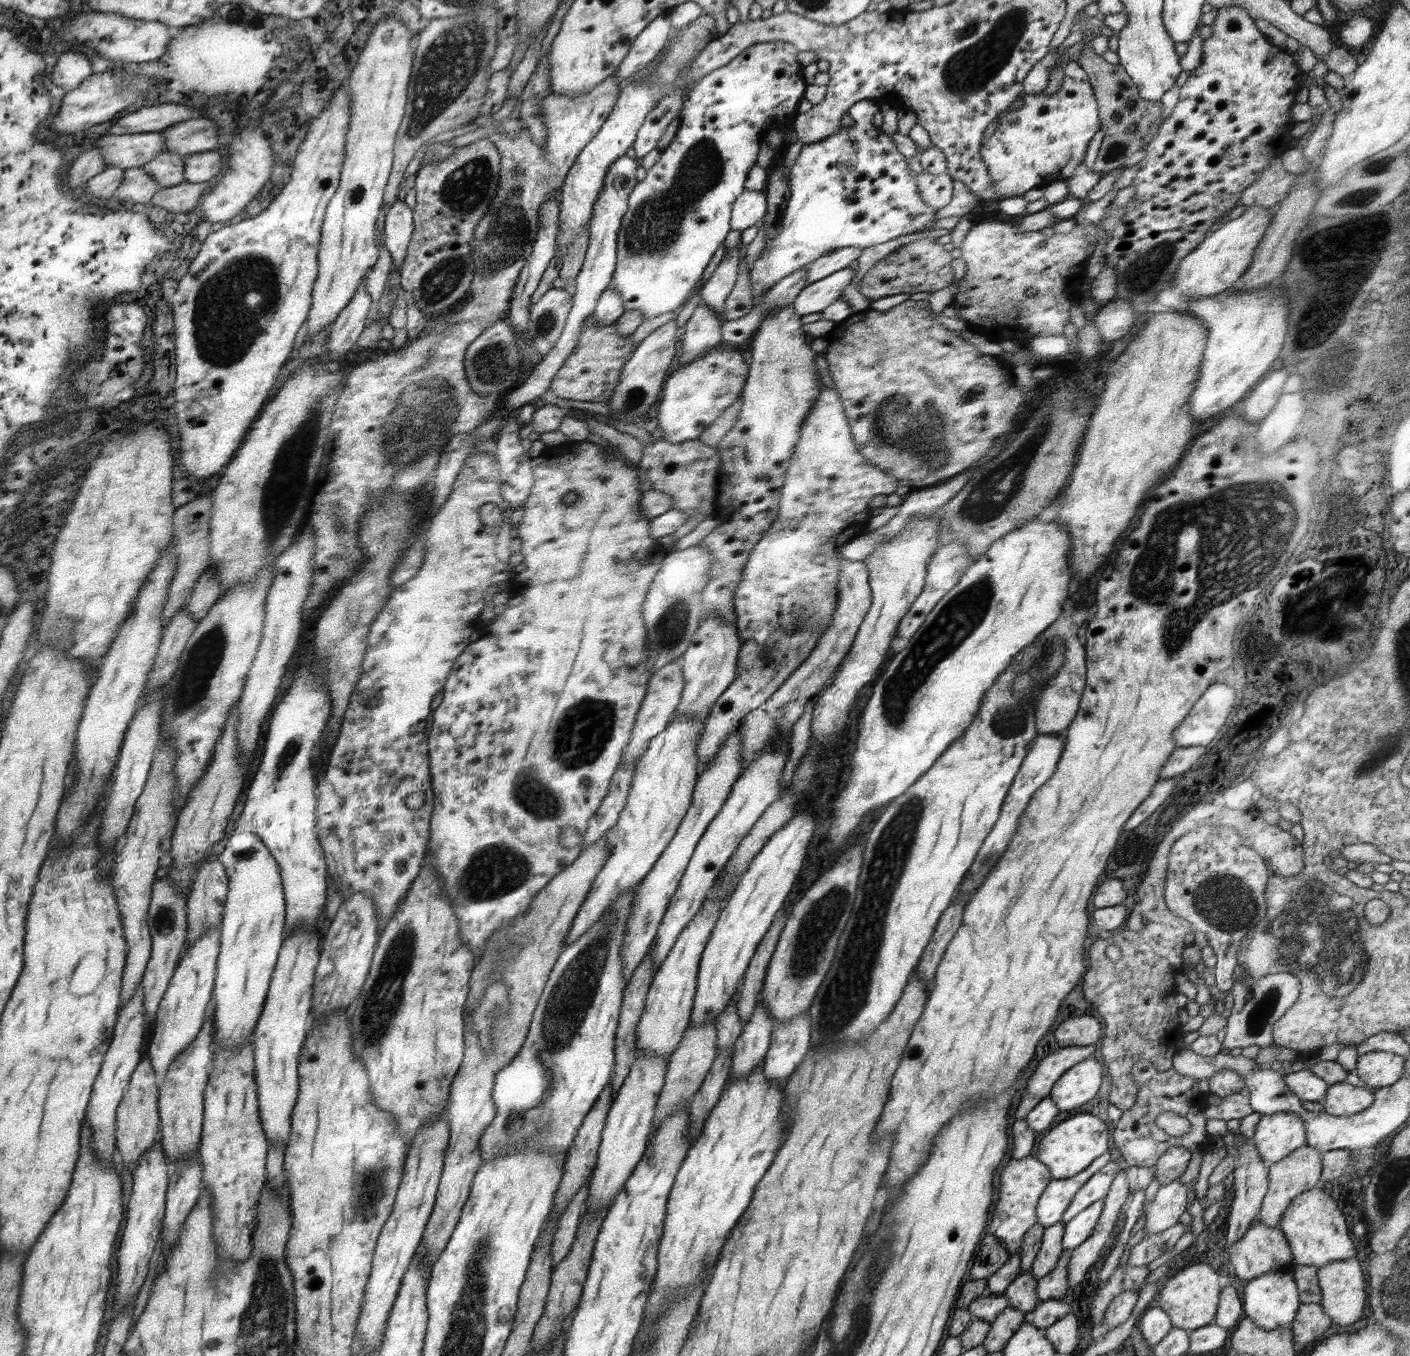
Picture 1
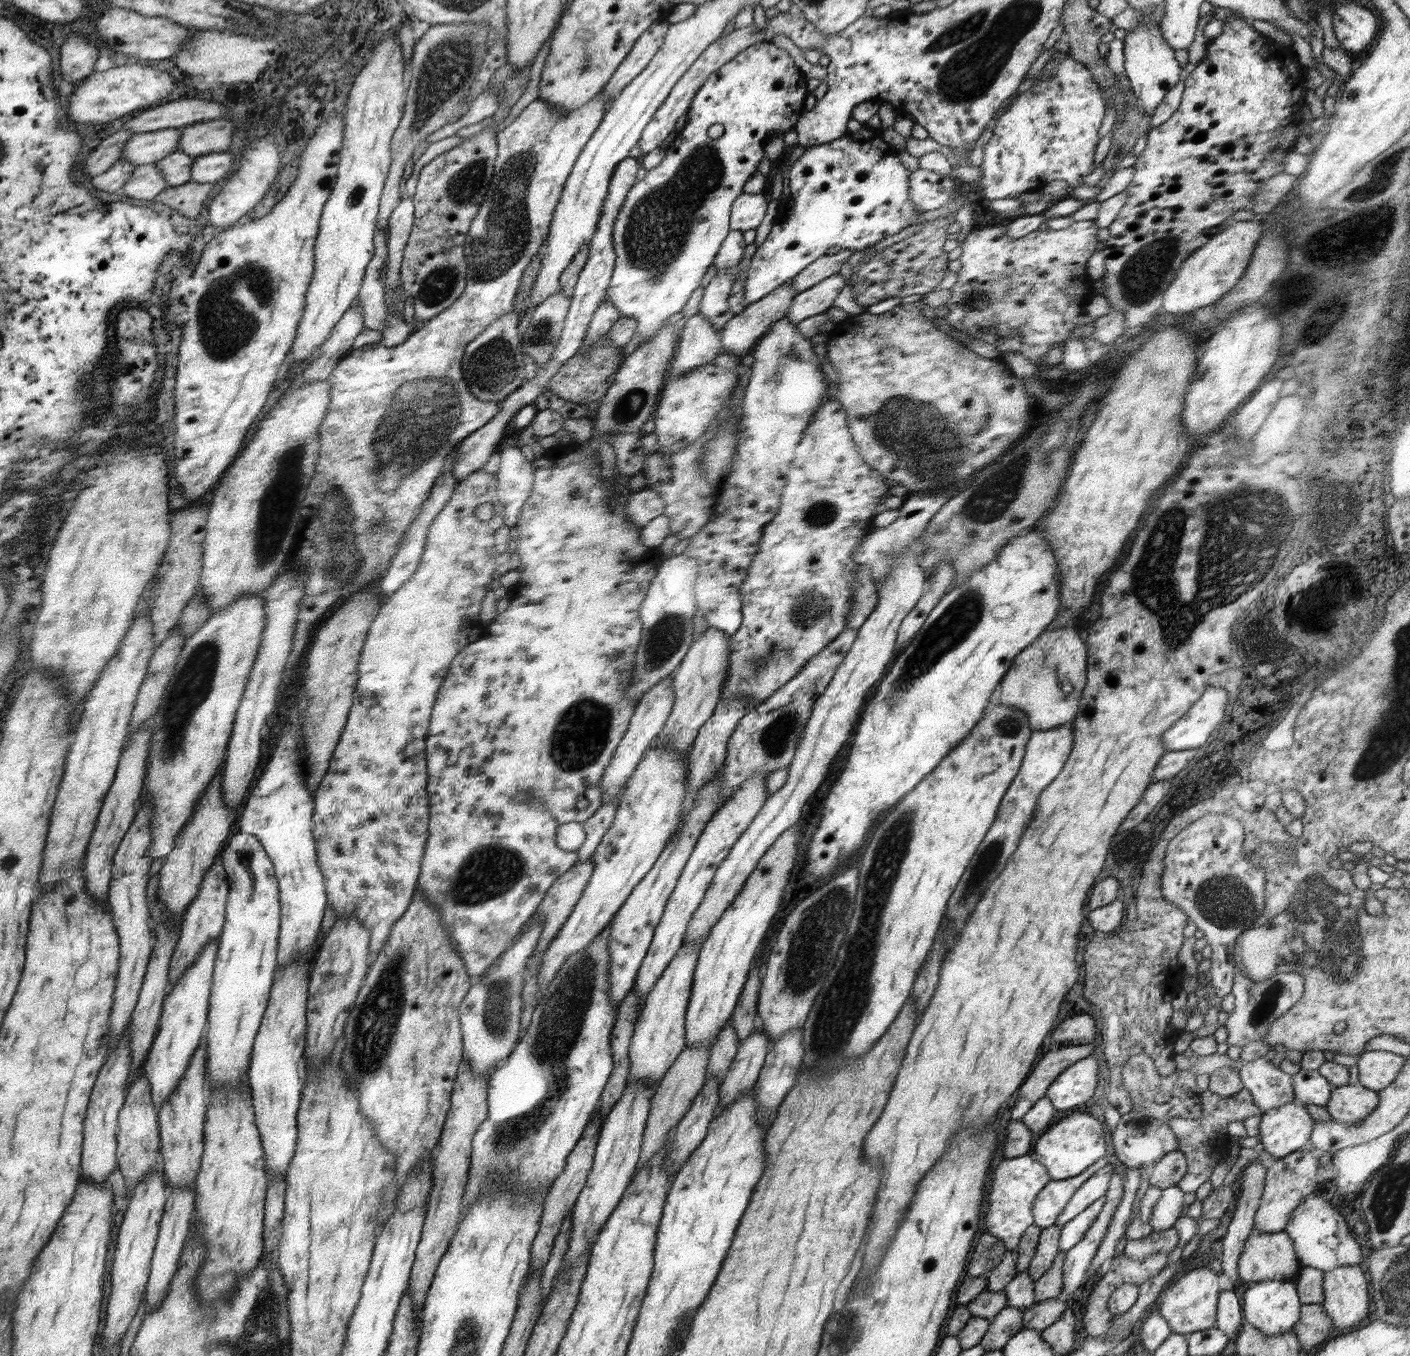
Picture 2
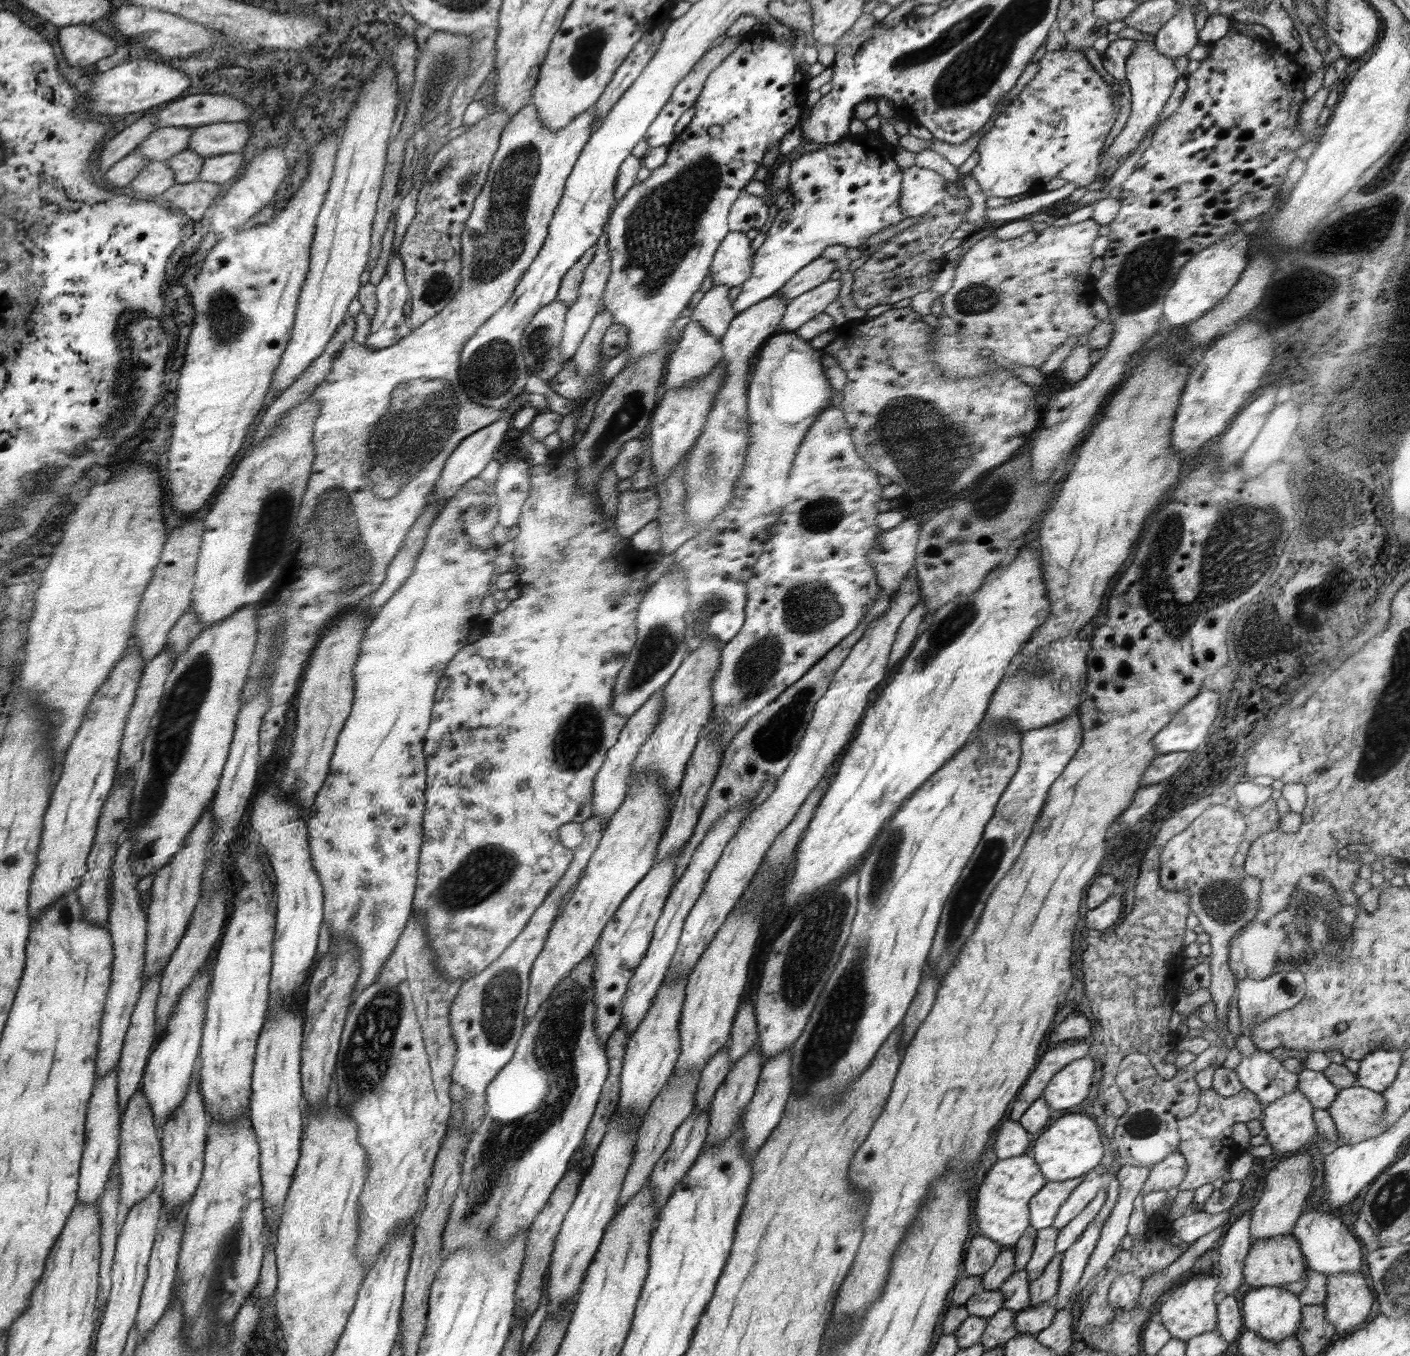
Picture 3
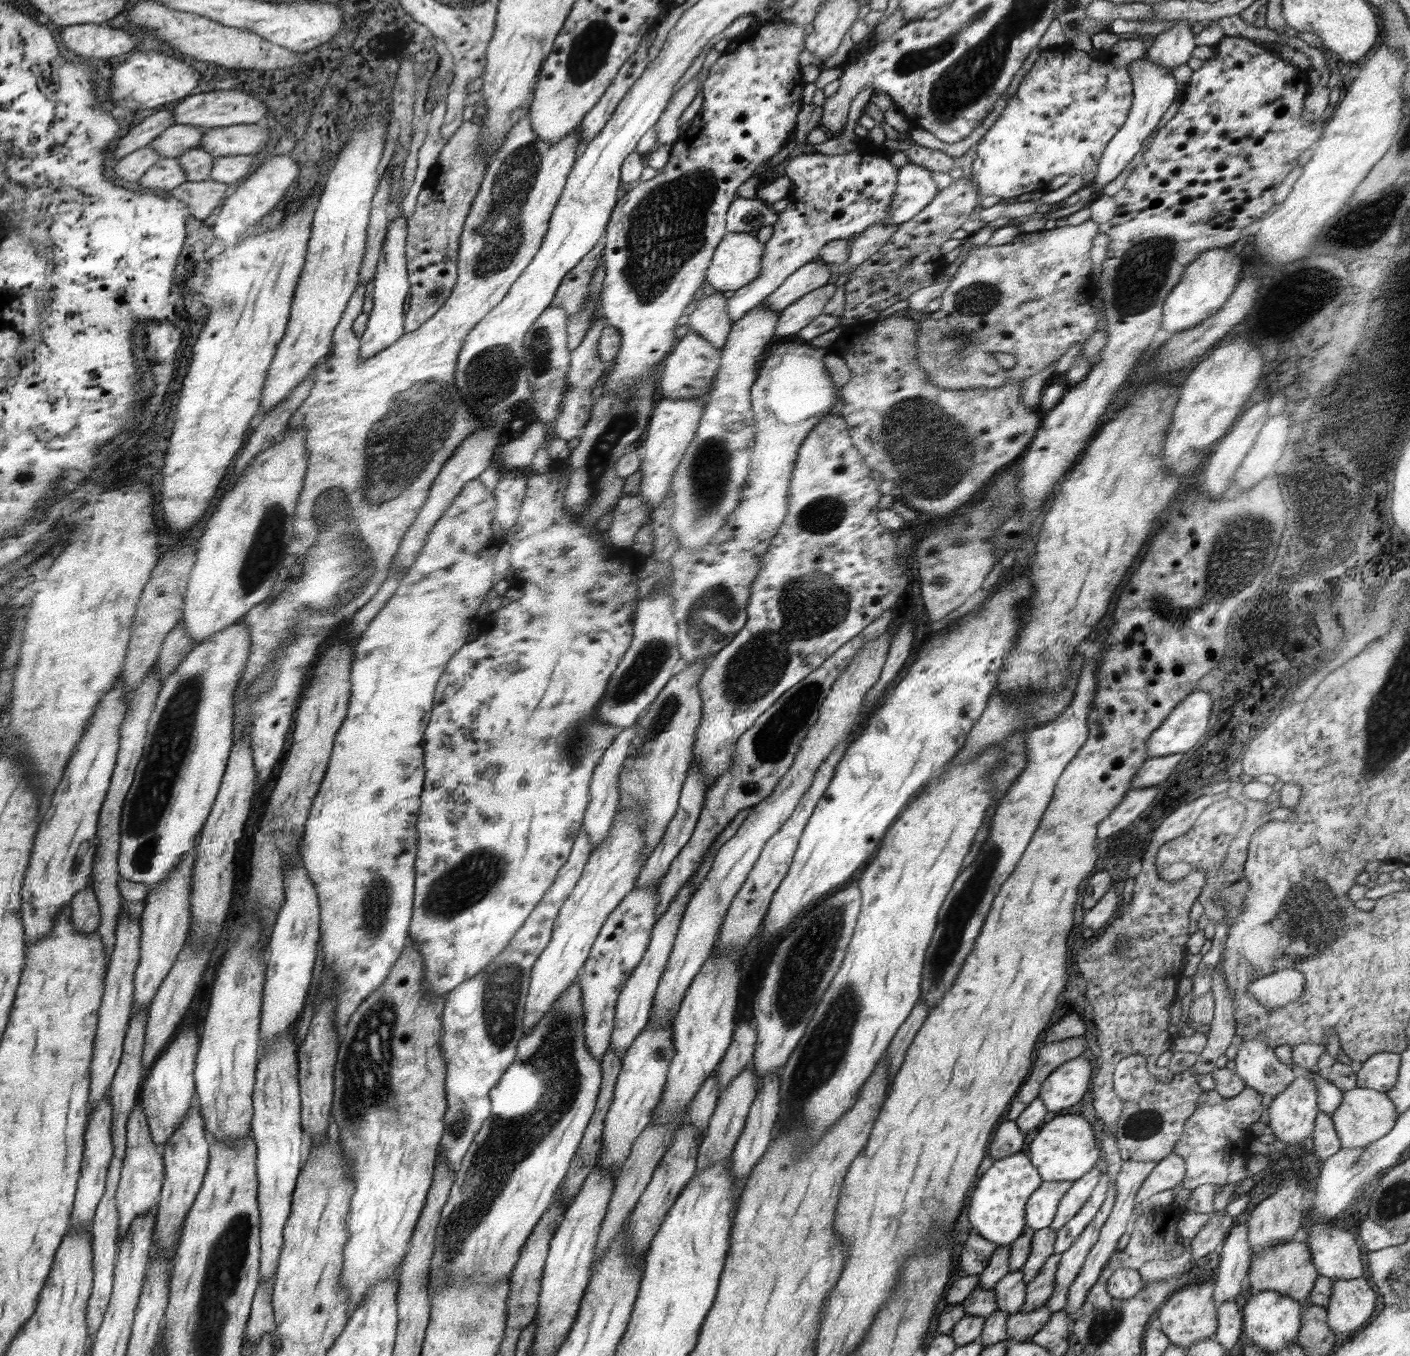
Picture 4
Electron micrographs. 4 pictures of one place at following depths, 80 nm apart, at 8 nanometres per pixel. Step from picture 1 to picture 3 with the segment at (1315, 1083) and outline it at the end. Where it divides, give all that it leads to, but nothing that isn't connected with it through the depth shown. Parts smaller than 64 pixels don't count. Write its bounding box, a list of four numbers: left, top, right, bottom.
[1297,1068,1339,1109]

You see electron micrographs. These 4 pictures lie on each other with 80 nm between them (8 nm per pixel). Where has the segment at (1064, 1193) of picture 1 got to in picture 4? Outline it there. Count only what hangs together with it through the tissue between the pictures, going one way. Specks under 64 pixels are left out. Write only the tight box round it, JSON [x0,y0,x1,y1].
[1024,1182,1072,1231]

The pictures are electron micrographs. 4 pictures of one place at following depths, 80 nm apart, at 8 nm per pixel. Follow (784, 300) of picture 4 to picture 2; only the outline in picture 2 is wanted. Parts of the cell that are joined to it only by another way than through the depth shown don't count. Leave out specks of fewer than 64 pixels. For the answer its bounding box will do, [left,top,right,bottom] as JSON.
[791,249,852,294]

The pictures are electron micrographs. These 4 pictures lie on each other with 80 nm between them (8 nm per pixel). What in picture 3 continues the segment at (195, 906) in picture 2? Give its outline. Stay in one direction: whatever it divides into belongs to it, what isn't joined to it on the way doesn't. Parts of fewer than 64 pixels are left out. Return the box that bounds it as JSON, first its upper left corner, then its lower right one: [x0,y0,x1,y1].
[157,891,227,1039]

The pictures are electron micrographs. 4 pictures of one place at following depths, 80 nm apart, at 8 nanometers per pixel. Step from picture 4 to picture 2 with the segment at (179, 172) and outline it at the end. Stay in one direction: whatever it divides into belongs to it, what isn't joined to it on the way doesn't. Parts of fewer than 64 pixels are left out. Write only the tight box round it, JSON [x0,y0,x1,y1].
[122,163,168,200]

